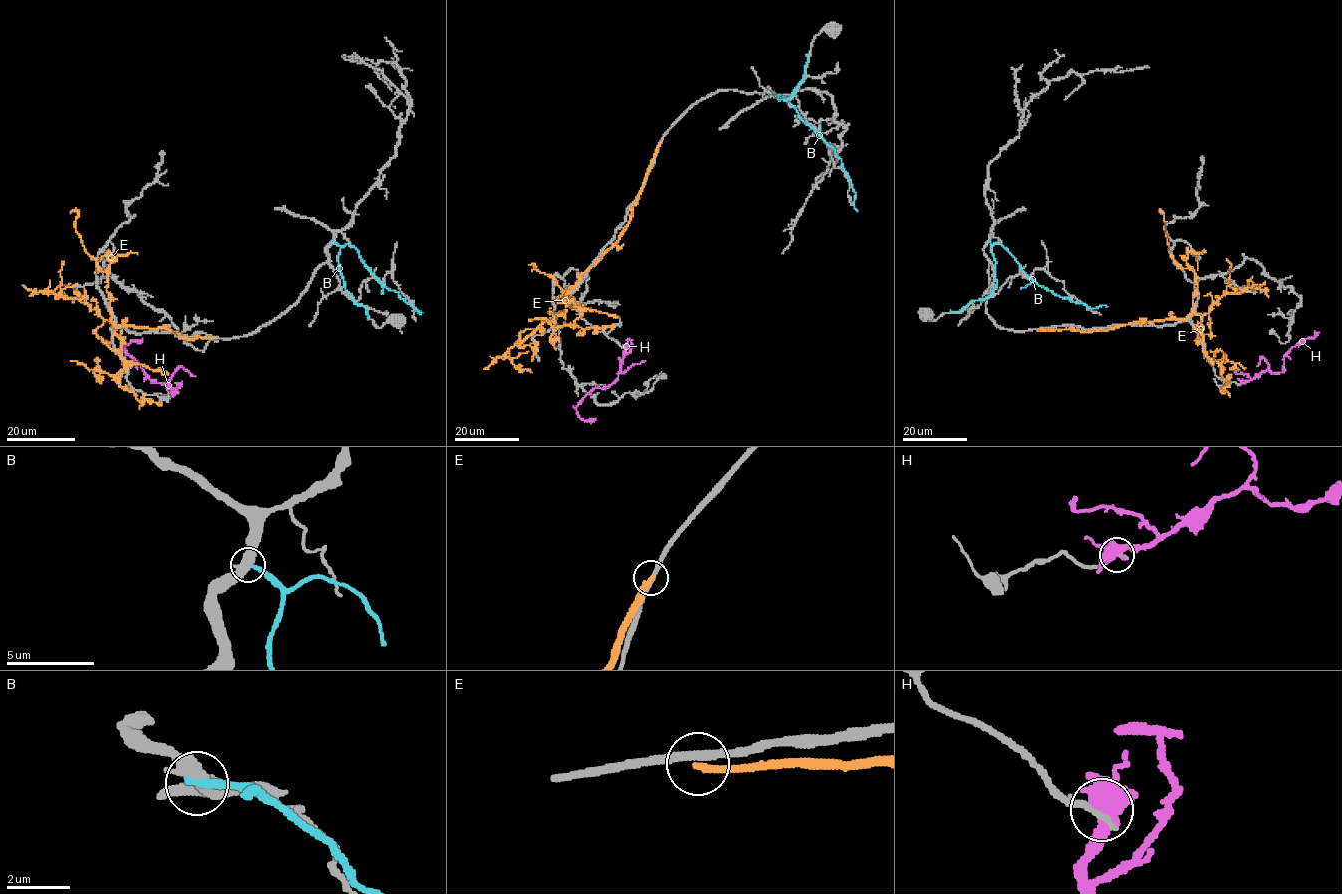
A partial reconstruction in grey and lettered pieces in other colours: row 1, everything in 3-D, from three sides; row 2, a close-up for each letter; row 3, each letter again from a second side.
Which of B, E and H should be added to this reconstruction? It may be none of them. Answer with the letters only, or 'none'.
none

